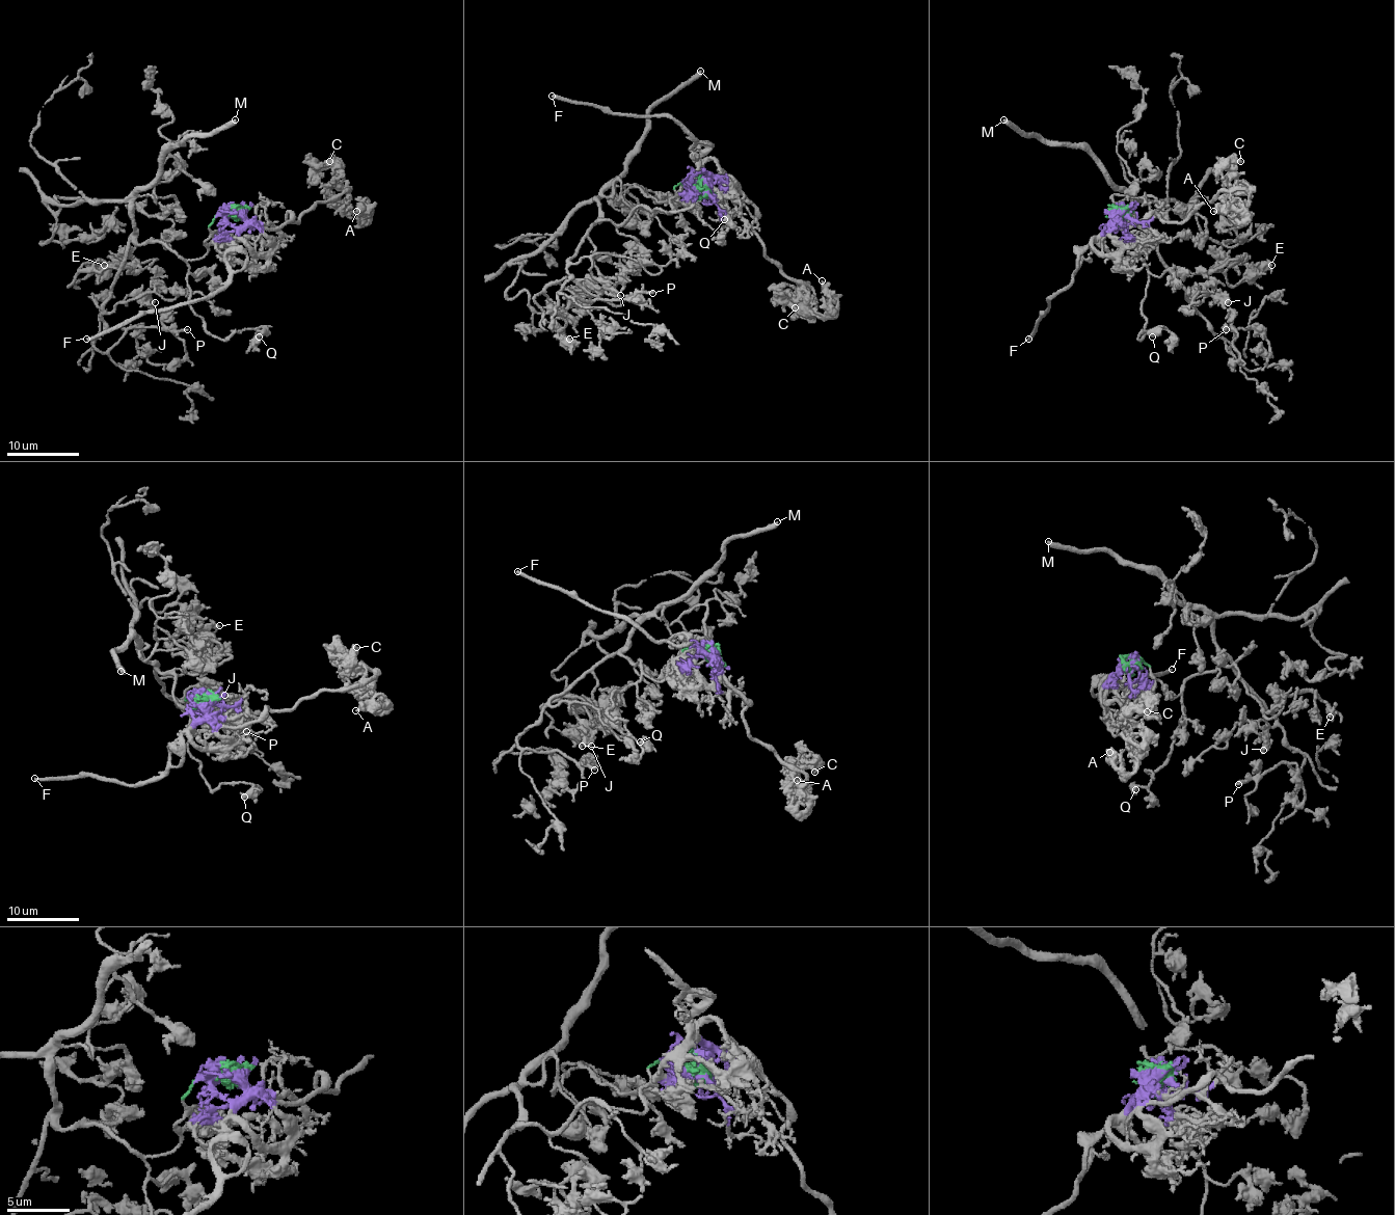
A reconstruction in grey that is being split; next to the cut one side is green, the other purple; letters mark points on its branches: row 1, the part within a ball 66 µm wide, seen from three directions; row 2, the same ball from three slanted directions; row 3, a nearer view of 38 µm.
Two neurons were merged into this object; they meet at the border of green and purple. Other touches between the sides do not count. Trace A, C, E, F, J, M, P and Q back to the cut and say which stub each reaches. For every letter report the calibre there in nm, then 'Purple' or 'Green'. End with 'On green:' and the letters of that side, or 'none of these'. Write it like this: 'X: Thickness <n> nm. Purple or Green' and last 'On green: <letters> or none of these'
A: Thickness 340 nm. Purple
C: Thickness 440 nm. Purple
E: Thickness 240 nm. Green
F: Thickness 320 nm. Purple
J: Thickness 500 nm. Green
M: Thickness 440 nm. Green
P: Thickness 240 nm. Green
Q: Thickness 420 nm. Green
On green: E, J, M, P, Q

